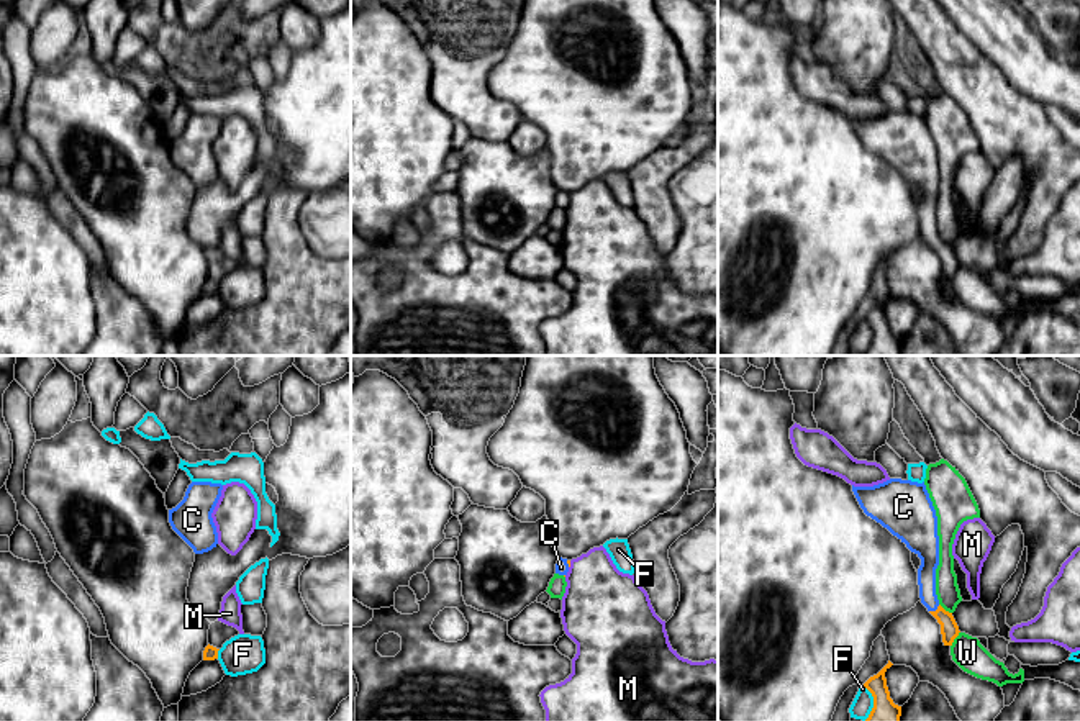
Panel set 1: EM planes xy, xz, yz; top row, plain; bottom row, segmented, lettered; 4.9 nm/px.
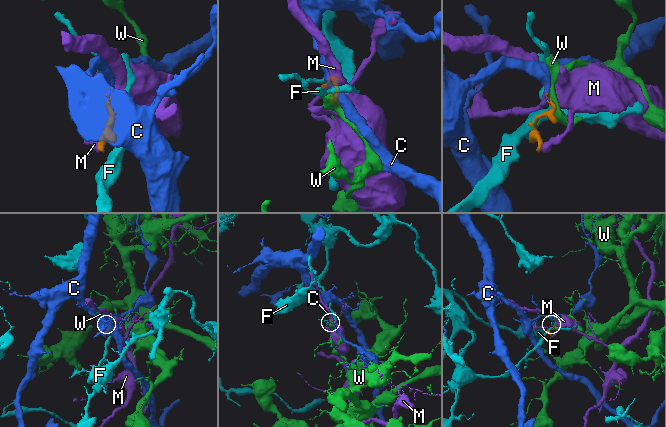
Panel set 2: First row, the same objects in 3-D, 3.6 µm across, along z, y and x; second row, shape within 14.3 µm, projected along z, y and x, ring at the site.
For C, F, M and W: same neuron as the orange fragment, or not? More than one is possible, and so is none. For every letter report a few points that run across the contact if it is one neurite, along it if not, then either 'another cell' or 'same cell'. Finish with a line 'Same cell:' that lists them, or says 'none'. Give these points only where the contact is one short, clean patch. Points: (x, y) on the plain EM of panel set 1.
C: line yz (949, 263), (948, 254), (936, 243), (928, 230), (926, 207); same cell
F: another cell
M: another cell
W: another cell
Same cell: C

